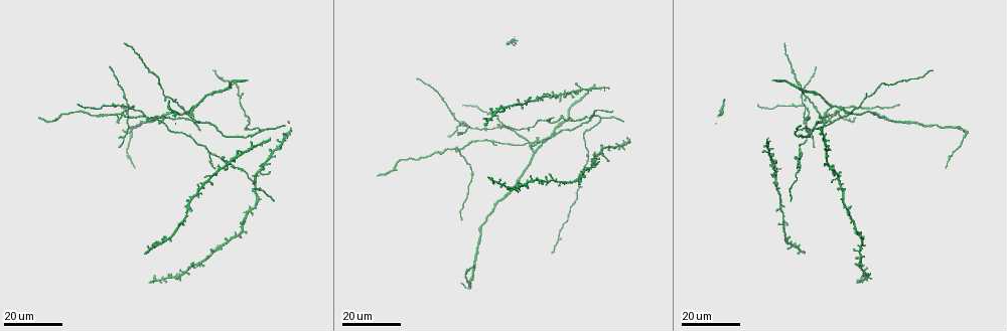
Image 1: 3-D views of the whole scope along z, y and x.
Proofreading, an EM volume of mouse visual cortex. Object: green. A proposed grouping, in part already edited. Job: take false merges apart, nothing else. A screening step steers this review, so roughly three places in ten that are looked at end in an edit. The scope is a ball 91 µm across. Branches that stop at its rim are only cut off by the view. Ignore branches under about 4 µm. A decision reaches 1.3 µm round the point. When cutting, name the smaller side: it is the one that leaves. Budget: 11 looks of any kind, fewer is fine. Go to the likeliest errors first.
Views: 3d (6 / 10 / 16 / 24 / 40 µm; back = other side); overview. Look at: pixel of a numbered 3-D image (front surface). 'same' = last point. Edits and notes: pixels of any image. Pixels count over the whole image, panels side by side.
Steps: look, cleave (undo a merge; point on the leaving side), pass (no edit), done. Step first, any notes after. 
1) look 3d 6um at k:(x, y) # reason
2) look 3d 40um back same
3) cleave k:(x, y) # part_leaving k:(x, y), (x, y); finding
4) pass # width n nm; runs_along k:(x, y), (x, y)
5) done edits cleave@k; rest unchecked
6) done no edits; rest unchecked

look 3d 16um at 1:(128, 106) # four or more arms meet

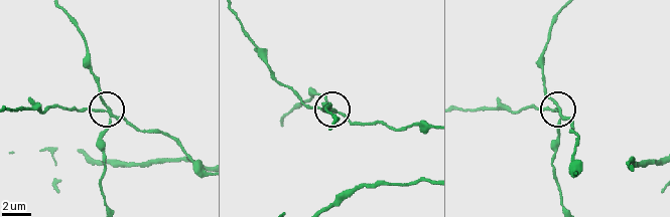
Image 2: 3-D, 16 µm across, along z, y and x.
look 3d 6um at 2:(113, 115)

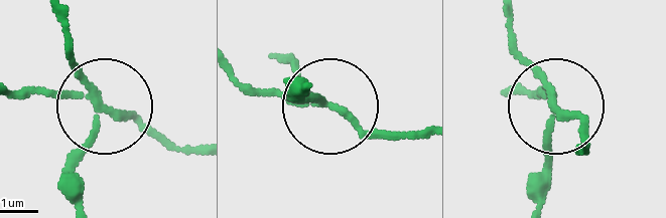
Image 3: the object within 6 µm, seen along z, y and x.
cleave 3:(72, 63) # side_arm 17 um; part_leaving 3:(98, 100), (59, 17); a second cell is stuck on

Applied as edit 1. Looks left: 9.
look overview

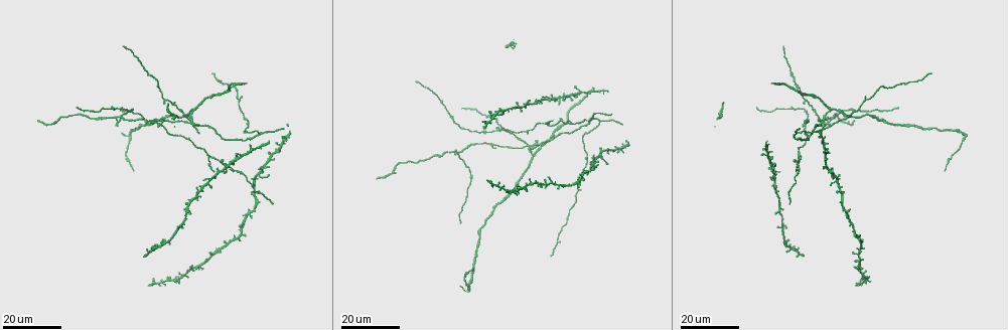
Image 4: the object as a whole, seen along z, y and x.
look 3d 24um at 4:(209, 157) # three-way junction

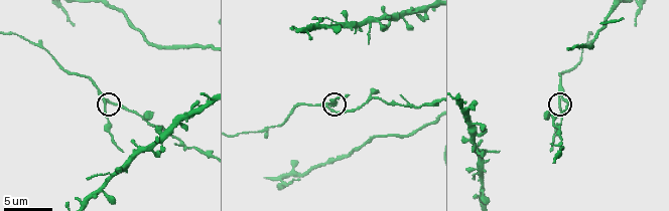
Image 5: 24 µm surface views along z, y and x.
look 3d 6um at 5:(564, 100)

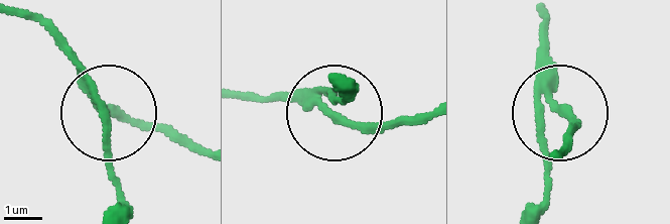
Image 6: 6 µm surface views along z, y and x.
cleave 6:(108, 130) # side_arm 33 um; arms 3; two cells meet here

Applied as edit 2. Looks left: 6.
look overview

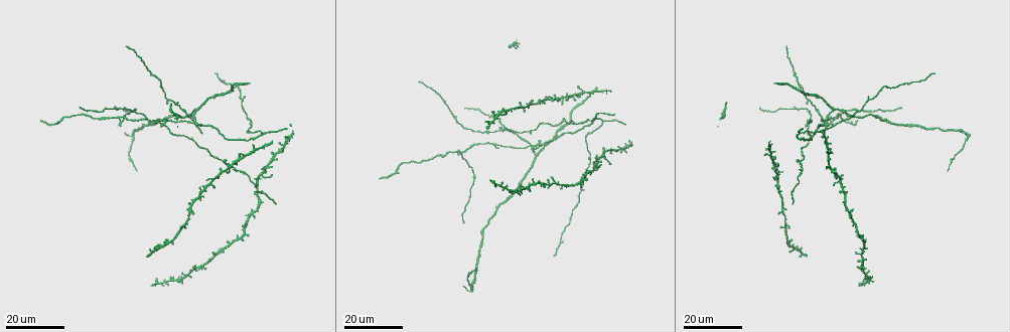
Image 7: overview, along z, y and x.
look 3d 16um at 7:(259, 175) # three-way junction

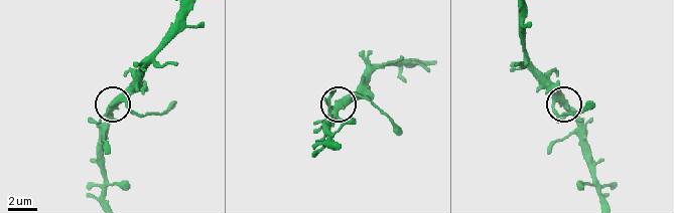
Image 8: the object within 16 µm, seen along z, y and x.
look 3d 6um at 8:(123, 97)

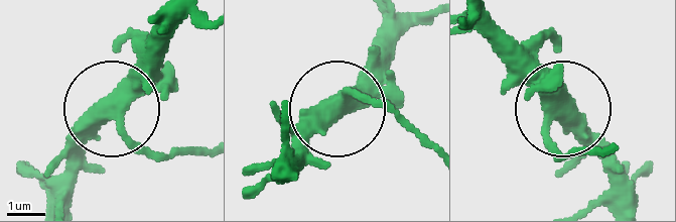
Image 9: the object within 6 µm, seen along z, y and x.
pass # width 420 nm; runs_along 9:(421, 20), (341, 104), (357, 97), (392, 113); continuous, no second cell

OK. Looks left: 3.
look 3d 6um at 5:(273, 179) # four arms meet

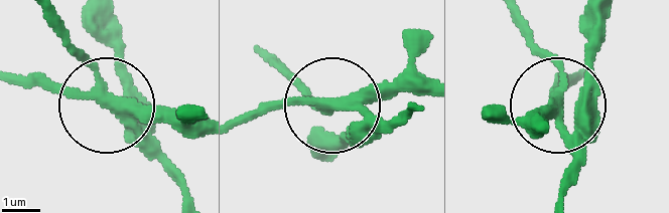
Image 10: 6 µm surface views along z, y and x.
cleave 10:(371, 142) # part_leaving 10:(115, 97), (128, 81), (115, 14); two cells meet here

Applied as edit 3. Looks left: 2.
look 3d 6um at 5:(138, 148) # looks like a crossing

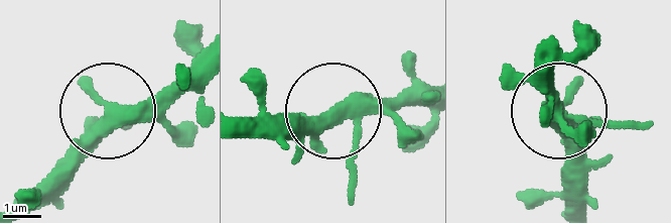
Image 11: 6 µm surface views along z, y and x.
pass # side_arm 45 um; all the same cell

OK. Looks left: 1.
done edits cleave@3, cleave@6, cleave@10; rest unchecked

